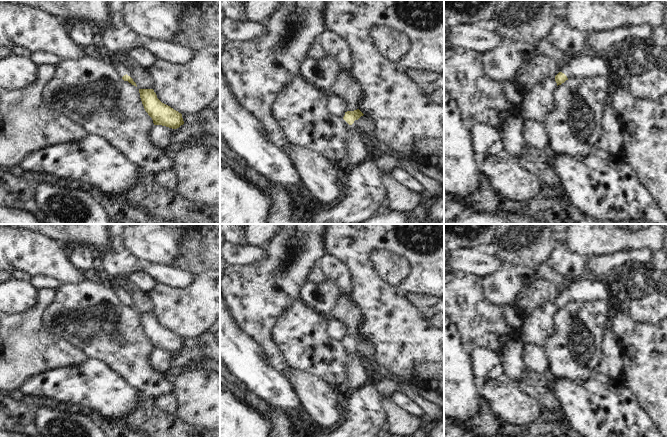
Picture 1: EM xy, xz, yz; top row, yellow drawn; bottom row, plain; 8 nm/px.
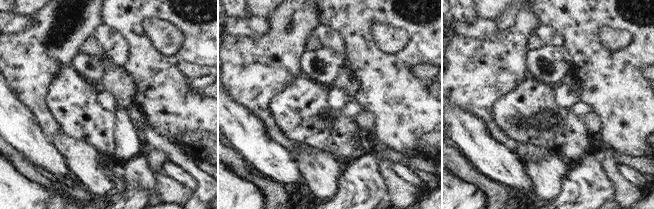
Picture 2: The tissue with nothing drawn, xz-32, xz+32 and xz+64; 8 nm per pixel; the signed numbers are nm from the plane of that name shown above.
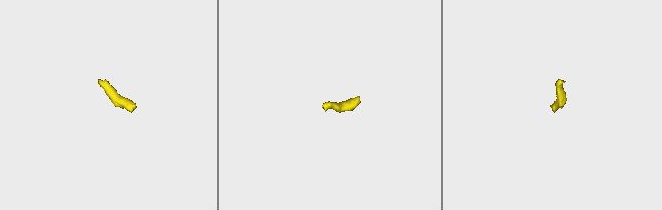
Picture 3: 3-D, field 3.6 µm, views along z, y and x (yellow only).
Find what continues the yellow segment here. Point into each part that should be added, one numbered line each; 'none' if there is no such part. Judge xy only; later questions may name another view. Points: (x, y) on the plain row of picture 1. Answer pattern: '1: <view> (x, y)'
1: xy (121, 293).

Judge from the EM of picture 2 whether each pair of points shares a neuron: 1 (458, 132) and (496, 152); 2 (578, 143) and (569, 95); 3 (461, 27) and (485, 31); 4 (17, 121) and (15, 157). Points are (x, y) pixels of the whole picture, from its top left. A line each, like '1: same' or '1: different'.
1: same
2: different
3: same
4: different

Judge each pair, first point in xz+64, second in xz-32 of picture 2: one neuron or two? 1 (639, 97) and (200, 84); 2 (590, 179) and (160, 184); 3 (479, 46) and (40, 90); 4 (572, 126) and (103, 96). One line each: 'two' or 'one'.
1: two
2: two
3: one
4: two

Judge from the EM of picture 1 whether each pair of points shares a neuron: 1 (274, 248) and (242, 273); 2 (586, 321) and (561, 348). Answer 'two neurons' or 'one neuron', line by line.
1: one neuron
2: one neuron

